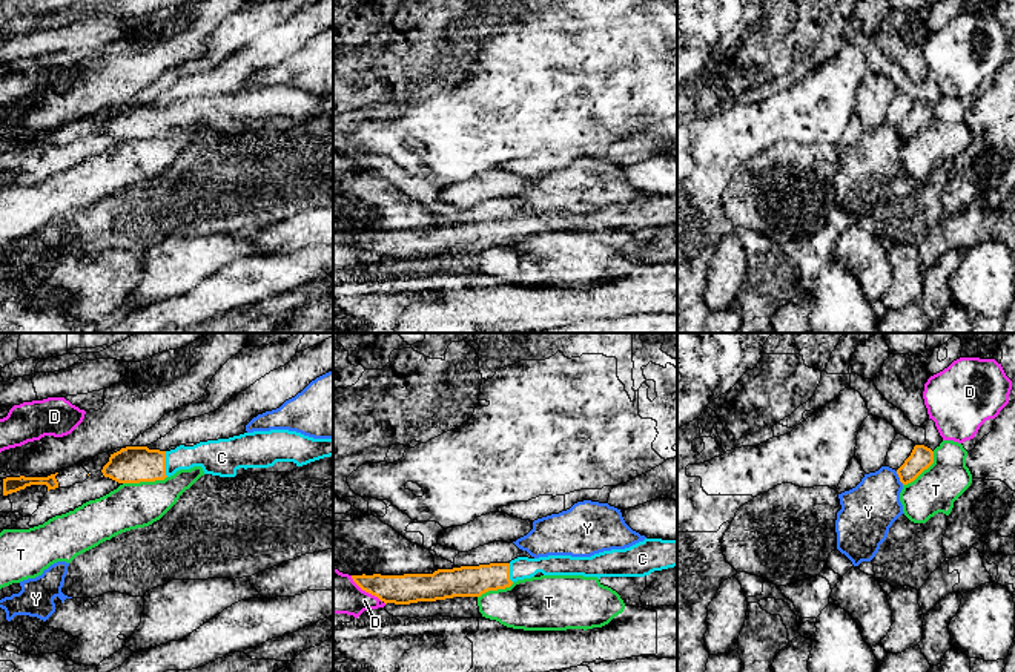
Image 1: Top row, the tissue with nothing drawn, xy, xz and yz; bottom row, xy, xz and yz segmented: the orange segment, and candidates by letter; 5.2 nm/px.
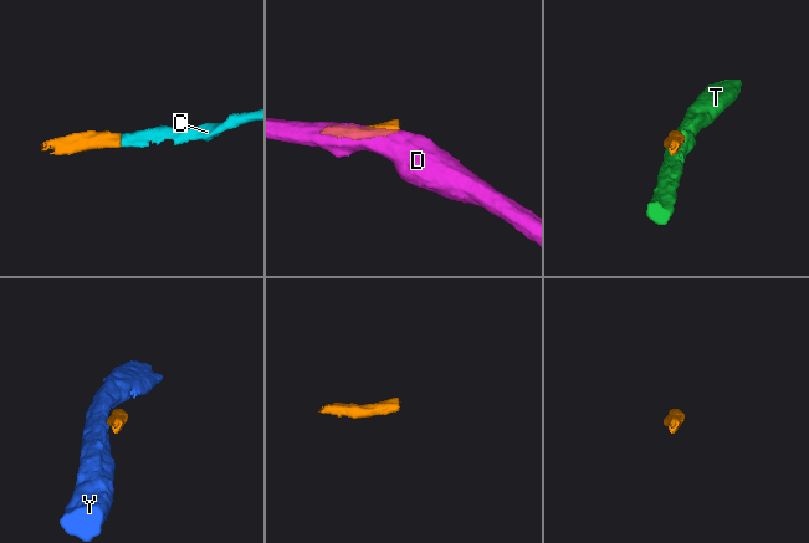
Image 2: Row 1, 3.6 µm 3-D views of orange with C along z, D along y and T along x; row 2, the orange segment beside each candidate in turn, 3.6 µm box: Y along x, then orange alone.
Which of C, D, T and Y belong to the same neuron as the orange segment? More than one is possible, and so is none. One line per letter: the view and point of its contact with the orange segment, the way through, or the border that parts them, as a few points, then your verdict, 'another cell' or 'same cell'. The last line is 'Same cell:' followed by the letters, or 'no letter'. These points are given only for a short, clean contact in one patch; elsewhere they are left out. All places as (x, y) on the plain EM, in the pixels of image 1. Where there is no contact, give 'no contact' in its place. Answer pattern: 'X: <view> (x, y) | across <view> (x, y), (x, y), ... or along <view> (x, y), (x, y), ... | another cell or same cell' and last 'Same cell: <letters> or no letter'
C: xy (165, 120) | across xy (132, 120), (165, 120), (189, 112), (211, 112) | same cell
D: xz (366, 247) | another cell
T: xy (145, 137) | along xy (166, 132), (157, 137), (123, 140) | another cell
Y: yz (899, 132) | along yz (895, 128), (903, 140) | another cell
Same cell: C

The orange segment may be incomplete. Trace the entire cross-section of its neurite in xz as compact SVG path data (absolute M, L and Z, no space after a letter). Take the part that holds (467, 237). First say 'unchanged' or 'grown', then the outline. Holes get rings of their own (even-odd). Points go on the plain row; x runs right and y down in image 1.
grown; M645 195L625 206L611 206L591 213L548 212L539 215L517 213L510 219L490 219L479 222L461 222L438 226L433 230L381 232L367 229L352 232L353 238L382 259L410 261L418 258L436 258L453 253L481 253L488 247L510 244L514 238L531 235L537 229L544 232L584 232L584 233L645 233L654 227L677 222L677 196Z

